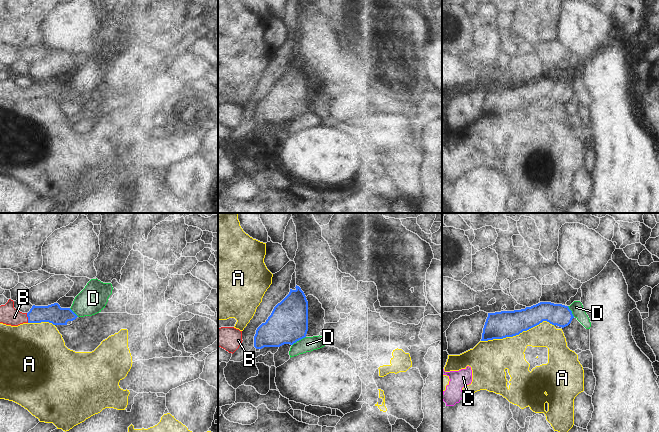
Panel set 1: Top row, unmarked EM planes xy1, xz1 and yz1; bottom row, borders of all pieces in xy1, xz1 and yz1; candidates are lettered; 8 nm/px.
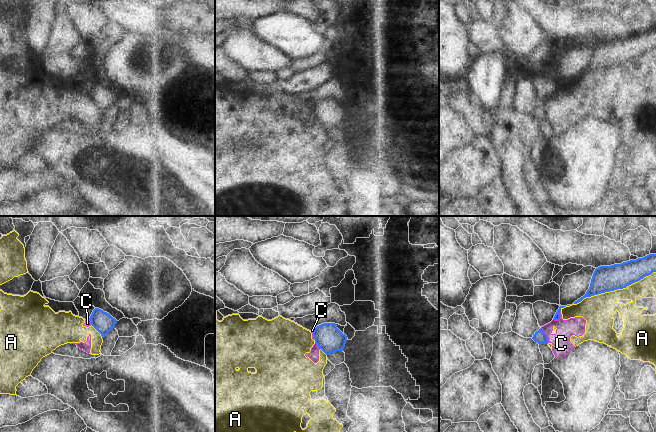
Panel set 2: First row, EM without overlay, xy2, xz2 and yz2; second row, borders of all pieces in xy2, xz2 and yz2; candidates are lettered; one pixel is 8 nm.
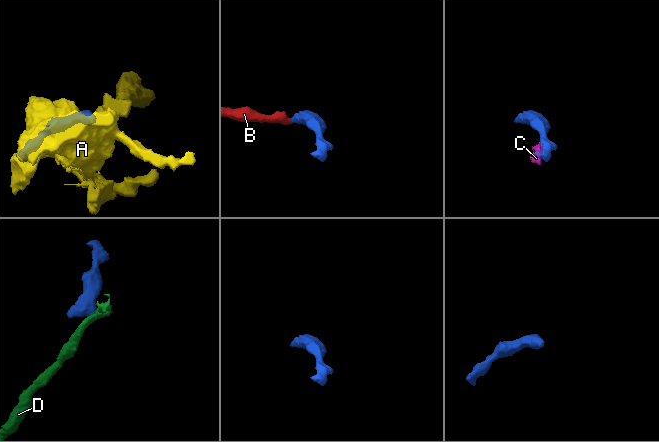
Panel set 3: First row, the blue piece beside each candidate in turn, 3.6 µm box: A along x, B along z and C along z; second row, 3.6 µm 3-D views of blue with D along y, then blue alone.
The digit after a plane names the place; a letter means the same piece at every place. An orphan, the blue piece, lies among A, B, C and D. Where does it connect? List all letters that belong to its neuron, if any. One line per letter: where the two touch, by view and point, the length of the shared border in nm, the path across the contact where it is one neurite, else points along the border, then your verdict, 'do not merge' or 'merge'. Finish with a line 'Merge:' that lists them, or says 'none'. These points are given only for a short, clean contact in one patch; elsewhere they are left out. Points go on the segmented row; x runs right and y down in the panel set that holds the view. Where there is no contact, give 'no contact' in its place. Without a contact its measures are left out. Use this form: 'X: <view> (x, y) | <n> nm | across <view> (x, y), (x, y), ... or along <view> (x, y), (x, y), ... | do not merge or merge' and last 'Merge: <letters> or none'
A: yz2 (614, 289) | 700 nm | do not merge
B: xy1 (28, 318) | 80 nm | across xy1 (53, 313), (40, 313), (28, 318), (14, 318), (9, 315) | merge
C: yz2 (546, 335) | 140 nm | do not merge
D: xz1 (298, 340) | 130 nm | do not merge
Merge: B

